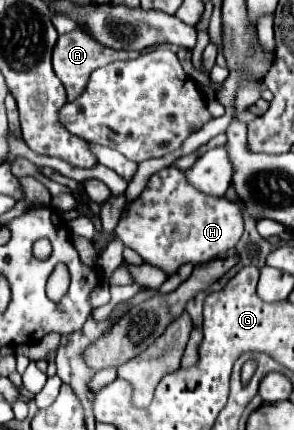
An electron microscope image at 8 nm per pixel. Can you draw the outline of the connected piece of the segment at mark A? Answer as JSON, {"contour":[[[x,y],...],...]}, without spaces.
{"contour":[[[75,28],[73,32],[69,34],[63,34],[59,36],[55,48],[53,48],[53,70],[57,74],[57,78],[63,82],[65,90],[67,90],[67,100],[75,100],[83,94],[85,86],[87,86],[87,80],[91,76],[93,70],[101,68],[101,66],[107,66],[115,60],[129,60],[129,58],[137,58],[139,54],[137,52],[123,52],[123,50],[111,50],[111,48],[105,48],[101,44],[97,44],[89,34],[85,34],[81,28]]]}

